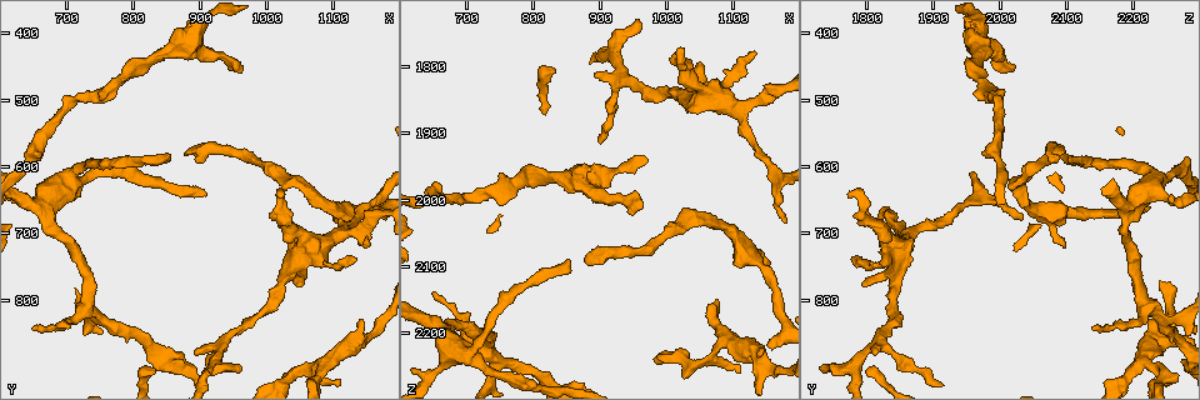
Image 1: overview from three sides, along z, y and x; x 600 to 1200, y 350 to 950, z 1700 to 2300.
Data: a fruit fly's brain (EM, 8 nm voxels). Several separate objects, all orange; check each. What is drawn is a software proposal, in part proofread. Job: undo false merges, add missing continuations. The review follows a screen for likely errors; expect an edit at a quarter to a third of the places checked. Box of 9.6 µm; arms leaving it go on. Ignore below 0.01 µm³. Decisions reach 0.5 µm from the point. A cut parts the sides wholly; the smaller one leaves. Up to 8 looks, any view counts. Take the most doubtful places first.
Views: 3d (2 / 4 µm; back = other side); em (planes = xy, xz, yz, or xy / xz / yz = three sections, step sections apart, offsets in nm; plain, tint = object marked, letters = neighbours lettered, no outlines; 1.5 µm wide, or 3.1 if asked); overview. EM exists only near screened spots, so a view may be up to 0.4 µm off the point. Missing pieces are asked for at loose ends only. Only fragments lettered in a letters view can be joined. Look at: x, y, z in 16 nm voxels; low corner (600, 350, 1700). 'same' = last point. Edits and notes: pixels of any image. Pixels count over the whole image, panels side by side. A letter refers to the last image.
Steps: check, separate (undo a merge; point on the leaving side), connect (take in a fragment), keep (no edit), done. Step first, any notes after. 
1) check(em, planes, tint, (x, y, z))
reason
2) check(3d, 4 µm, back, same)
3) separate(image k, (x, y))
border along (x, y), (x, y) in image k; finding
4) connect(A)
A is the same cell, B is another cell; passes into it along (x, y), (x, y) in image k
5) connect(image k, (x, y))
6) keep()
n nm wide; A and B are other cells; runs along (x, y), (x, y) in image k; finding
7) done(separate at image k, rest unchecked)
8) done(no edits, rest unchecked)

check(3d, 4 µm, (650, 845, 2140))
thin end

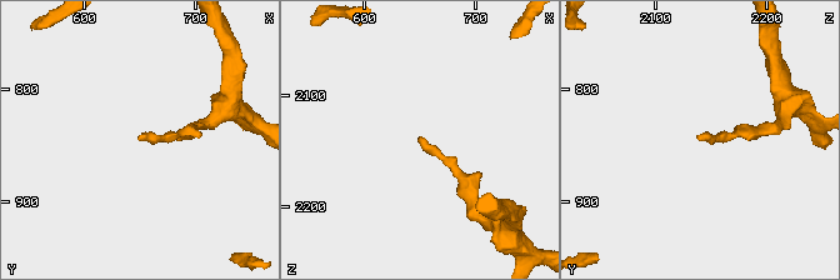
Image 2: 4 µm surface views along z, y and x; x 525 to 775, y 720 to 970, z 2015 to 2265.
check(em, yz, step 8, letters, (652, 842, 2140))
need the tissue

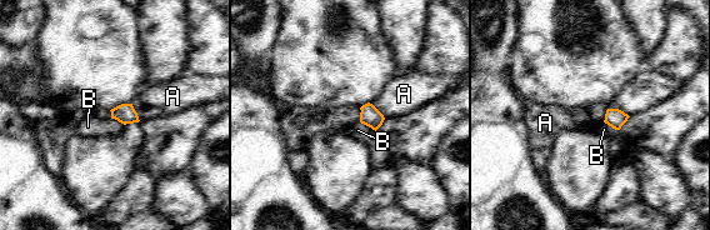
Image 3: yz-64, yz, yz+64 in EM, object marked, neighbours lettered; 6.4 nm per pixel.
keep()
A and B are other cells; border along (359, 121), (375, 131) in image 3; none of them fits

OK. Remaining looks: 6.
check(3d, 4 µm, back, (1135, 745, 1780))

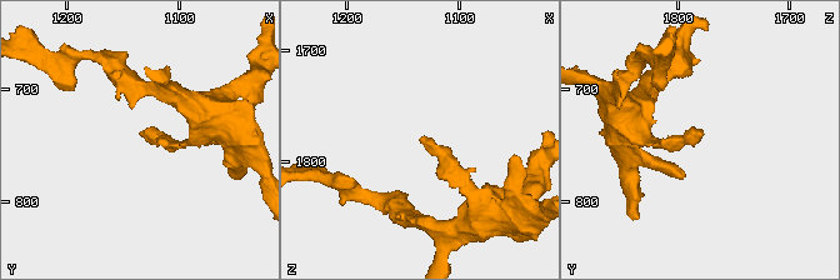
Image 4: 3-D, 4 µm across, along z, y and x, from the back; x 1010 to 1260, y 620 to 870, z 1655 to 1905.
check(em, planes, letters, (1134, 740, 1778))
now the EM

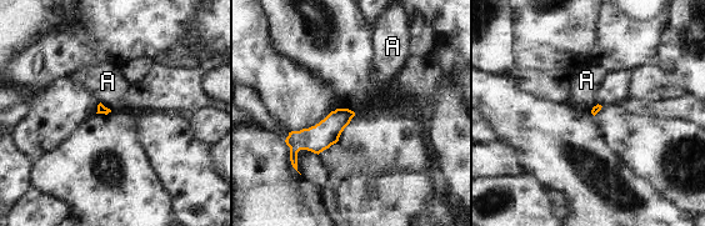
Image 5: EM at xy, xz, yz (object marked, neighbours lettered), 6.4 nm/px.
keep()
A is another cell; runs along (350, 114), (321, 136), (305, 139), (294, 159) in image 5; no lettered fragment goes on from it

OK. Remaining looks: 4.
check(em, xy, step 4, tint, (1075, 900, 2225))
a fork

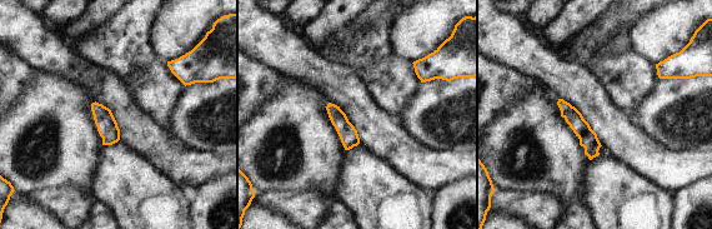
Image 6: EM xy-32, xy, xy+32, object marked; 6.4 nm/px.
check(em, planes, letters, same)

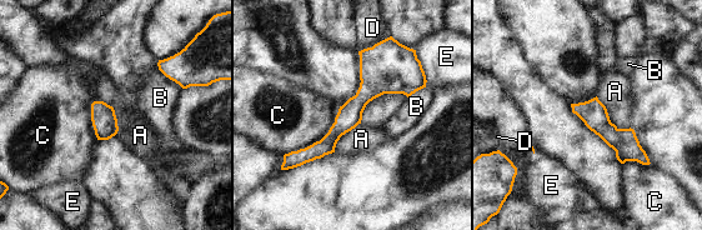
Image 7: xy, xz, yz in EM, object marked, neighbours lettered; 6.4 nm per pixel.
keep()
160 nm wide; A, B, C, D and E are other cells; one neuron here

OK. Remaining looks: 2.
done(no edits, rest unchecked)

